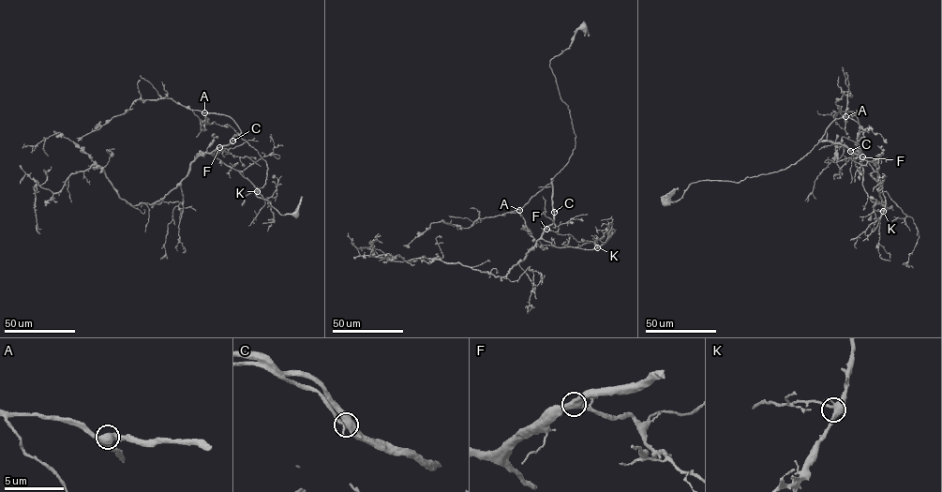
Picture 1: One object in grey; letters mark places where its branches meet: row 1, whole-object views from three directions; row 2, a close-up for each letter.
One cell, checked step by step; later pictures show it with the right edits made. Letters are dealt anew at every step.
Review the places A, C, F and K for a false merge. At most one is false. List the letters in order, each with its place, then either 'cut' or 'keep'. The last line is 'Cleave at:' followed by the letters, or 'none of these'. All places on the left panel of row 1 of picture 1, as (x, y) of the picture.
A: place (204, 112); keep
C: place (232, 141); keep
F: place (219, 147); keep
K: place (257, 191); keep
Cleave at: none of these

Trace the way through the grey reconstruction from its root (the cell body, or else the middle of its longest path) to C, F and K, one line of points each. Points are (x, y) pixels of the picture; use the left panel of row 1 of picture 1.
C: (295, 214), (281, 215), (268, 201), (256, 196), (266, 179), (265, 161), (237, 133), (232, 141)
F: (295, 214), (281, 215), (268, 201), (256, 196), (265, 184), (268, 169), (258, 151), (239, 135), (219, 147)
K: (295, 214), (281, 215), (256, 196), (268, 169), (258, 151), (234, 134), (231, 142), (212, 154), (257, 191)

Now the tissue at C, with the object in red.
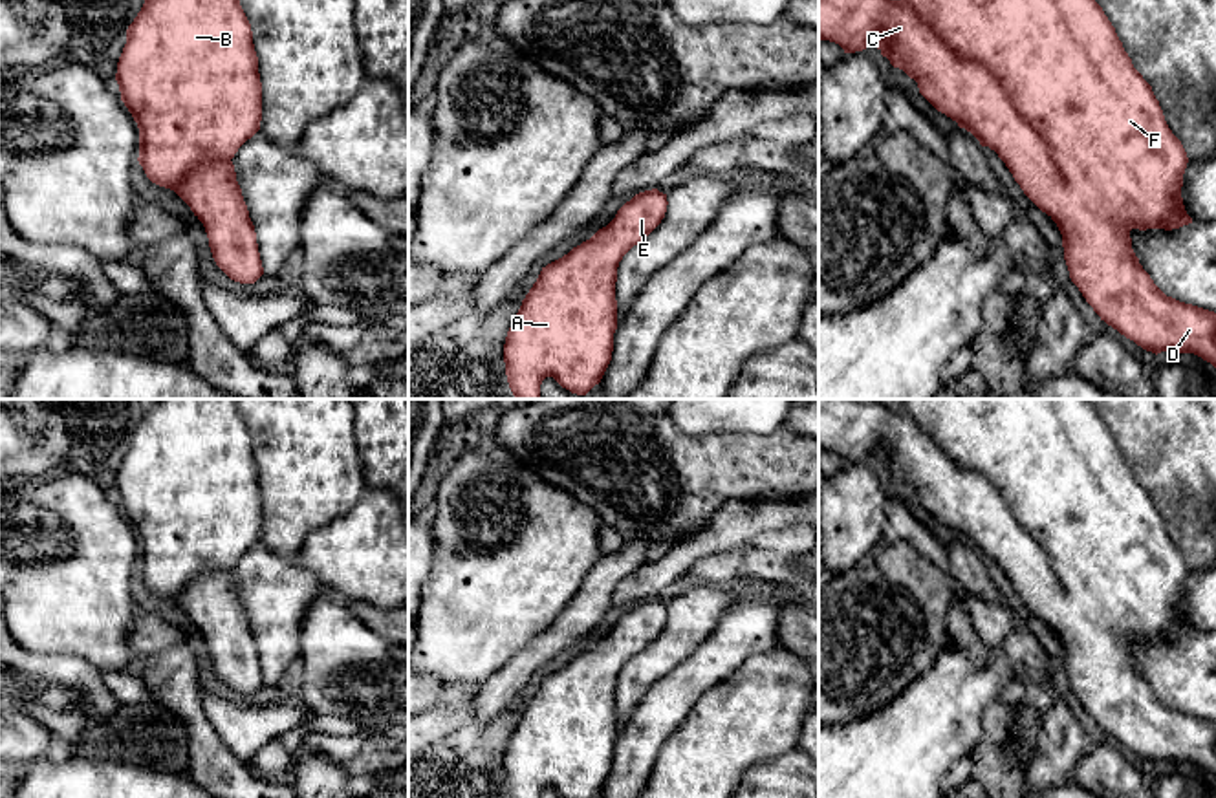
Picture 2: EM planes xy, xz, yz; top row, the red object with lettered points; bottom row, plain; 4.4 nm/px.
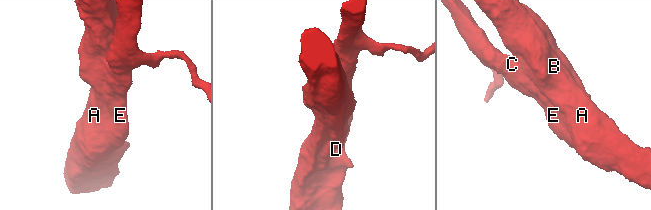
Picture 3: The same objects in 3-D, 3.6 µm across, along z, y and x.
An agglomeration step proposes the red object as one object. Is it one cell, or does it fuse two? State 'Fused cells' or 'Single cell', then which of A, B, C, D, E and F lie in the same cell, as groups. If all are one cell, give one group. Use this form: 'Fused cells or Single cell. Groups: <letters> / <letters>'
Single cell. Groups: A B C D E F

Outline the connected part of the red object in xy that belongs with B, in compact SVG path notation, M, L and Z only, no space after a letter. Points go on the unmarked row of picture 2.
M147 399L145 414L126 439L115 491L139 538L139 575L147 588L174 600L203 633L216 675L234 692L255 694L262 670L233 567L260 540L262 492L251 434L234 399Z

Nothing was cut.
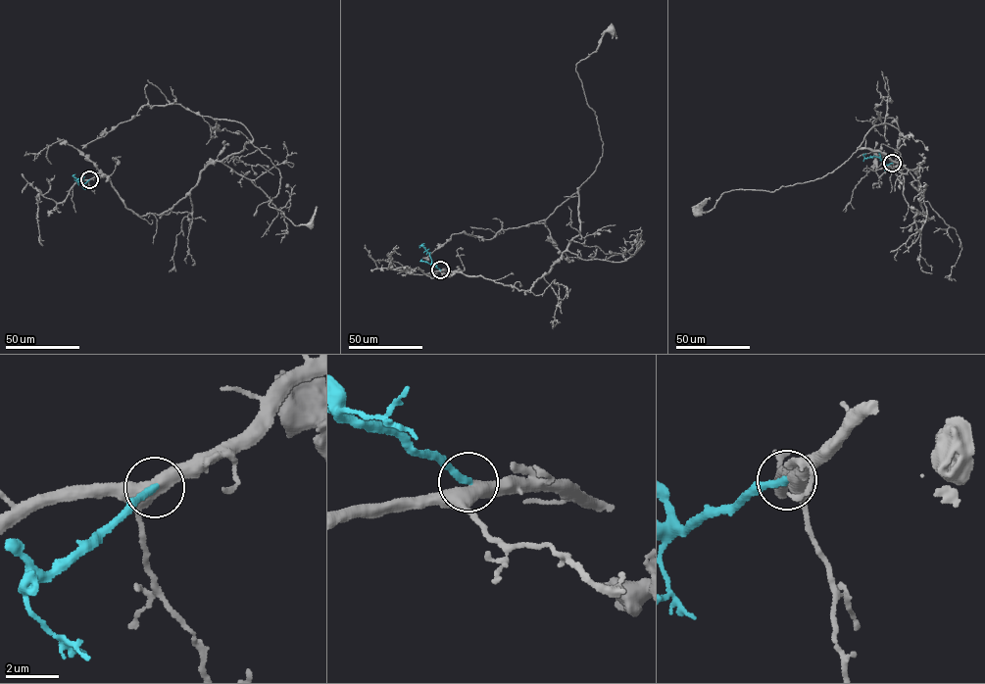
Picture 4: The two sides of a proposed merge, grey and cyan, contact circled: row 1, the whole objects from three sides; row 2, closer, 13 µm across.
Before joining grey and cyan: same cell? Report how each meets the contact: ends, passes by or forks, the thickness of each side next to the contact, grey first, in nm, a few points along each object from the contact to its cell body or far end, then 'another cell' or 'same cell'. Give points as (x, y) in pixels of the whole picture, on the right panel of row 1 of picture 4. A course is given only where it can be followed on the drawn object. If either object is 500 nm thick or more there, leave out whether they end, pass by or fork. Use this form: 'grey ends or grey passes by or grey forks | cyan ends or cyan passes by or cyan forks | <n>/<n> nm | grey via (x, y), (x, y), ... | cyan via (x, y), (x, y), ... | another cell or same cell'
grey forks | cyan ends | 440/280 nm | grey via (892, 163), (908, 205), (926, 216), (917, 173), (868, 148), (822, 177), (724, 192), (696, 212) | cyan via (892, 163), (885, 166), (877, 157), (865, 158), (863, 155), (866, 154) | same cell

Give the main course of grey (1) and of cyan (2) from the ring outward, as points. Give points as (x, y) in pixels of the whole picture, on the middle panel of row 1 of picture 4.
1: (440, 269), (530, 290), (577, 236), (578, 187), (595, 170), (603, 141), (576, 65), (596, 50), (611, 29)
2: (440, 269), (433, 266), (423, 246), (421, 244), (419, 248)

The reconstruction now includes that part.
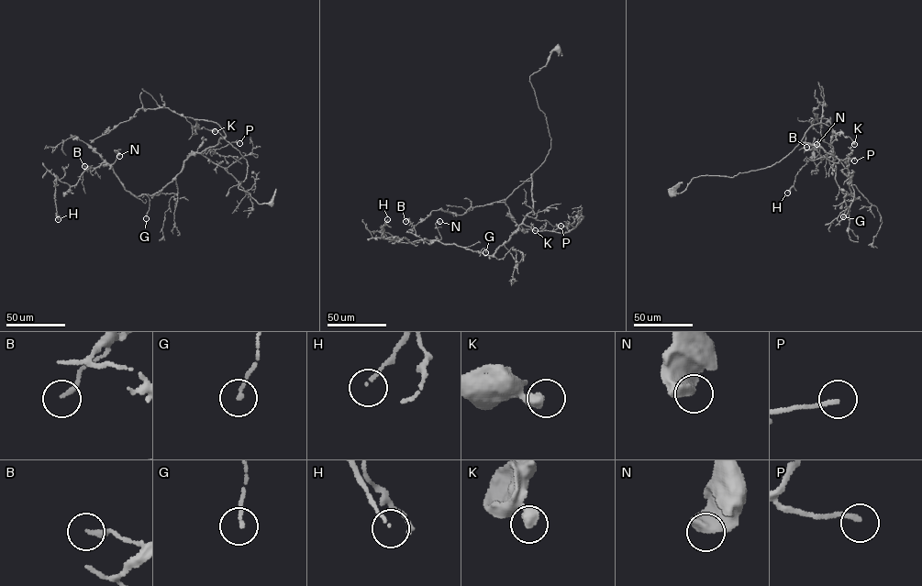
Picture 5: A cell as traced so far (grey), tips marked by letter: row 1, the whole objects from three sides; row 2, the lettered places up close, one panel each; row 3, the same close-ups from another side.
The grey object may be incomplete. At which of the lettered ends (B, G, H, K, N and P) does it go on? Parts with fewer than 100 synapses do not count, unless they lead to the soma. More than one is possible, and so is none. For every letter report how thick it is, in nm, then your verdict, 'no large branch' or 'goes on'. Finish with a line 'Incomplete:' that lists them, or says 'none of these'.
B: calibre 190 nm; no large branch
G: calibre 150 nm; no large branch
H: calibre 100 nm; no large branch
K: calibre 440 nm; no large branch
N: calibre 650 nm; no large branch
P: calibre 190 nm; no large branch
Incomplete: none of these

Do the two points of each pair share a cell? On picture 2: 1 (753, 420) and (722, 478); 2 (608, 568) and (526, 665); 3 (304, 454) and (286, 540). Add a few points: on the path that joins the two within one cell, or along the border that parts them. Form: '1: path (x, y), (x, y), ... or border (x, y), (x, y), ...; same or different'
1: border (782, 425), (768, 434), (702, 432); different
2: path (596, 592), (594, 599), (550, 643); same
3: path (304, 476), (304, 487), (288, 518); same

